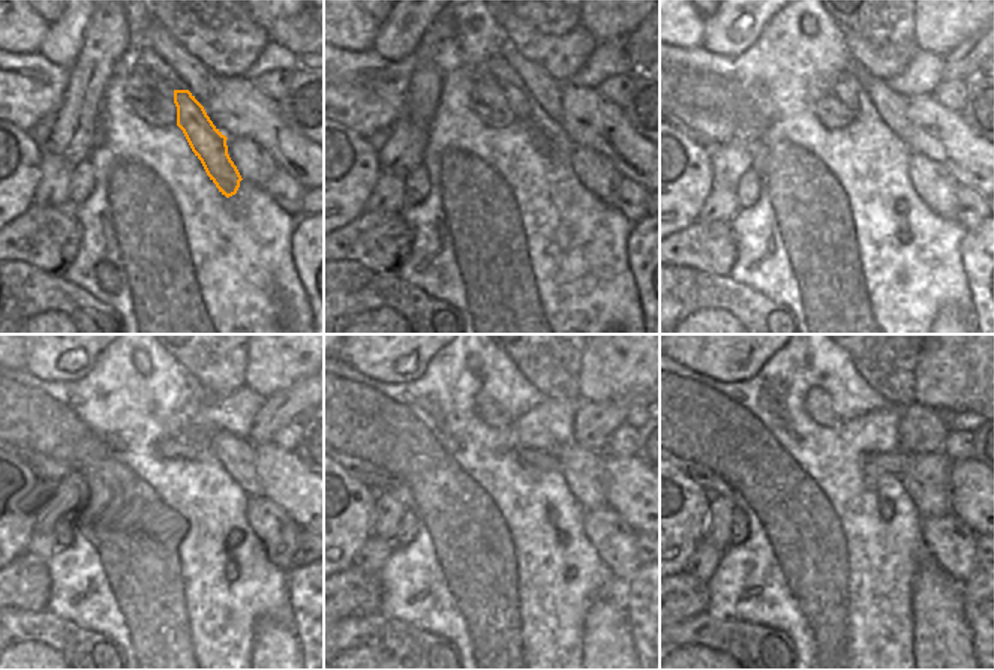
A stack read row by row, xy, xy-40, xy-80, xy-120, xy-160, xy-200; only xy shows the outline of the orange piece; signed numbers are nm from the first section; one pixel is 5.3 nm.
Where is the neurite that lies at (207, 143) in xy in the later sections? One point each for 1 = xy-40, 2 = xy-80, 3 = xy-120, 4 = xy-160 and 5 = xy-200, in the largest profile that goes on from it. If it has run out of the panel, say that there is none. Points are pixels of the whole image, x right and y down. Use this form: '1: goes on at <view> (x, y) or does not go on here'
1: goes on at xy-40 (517, 99)
2: goes on at xy-80 (847, 89)
3: goes on at xy-120 (177, 424)
4: goes on at xy-160 (486, 408)
5: goes on at xy-200 (817, 403)

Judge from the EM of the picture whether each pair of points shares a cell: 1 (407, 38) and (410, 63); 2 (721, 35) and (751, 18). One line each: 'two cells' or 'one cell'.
1: two cells
2: one cell

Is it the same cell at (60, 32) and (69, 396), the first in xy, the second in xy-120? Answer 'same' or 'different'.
different

